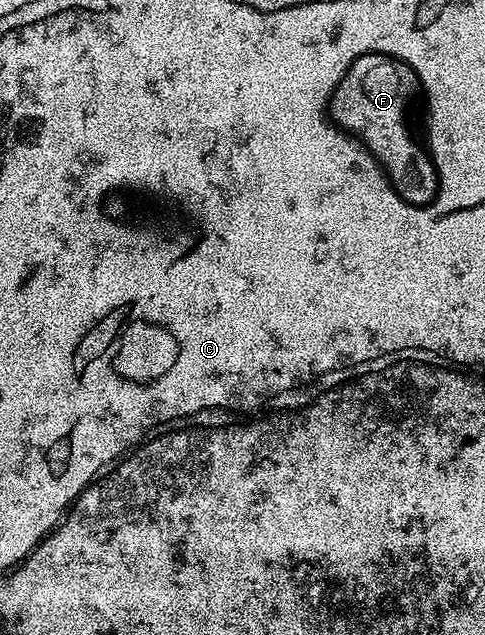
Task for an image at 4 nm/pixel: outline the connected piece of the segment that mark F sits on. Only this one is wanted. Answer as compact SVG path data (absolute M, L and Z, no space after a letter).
M366 49L366 53L350 57L350 65L342 69L342 77L334 81L330 94L330 120L366 146L385 169L396 195L409 205L429 205L438 196L438 172L429 152L421 144L418 146L410 134L410 104L414 97L427 97L430 89L426 89L414 61L406 61L406 57L390 53L390 49Z

